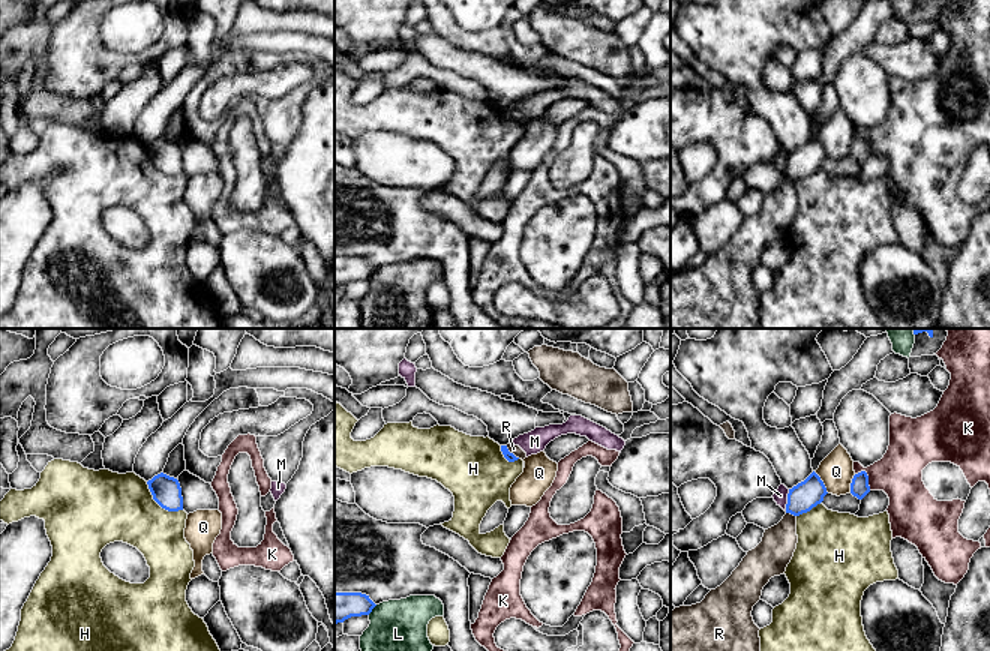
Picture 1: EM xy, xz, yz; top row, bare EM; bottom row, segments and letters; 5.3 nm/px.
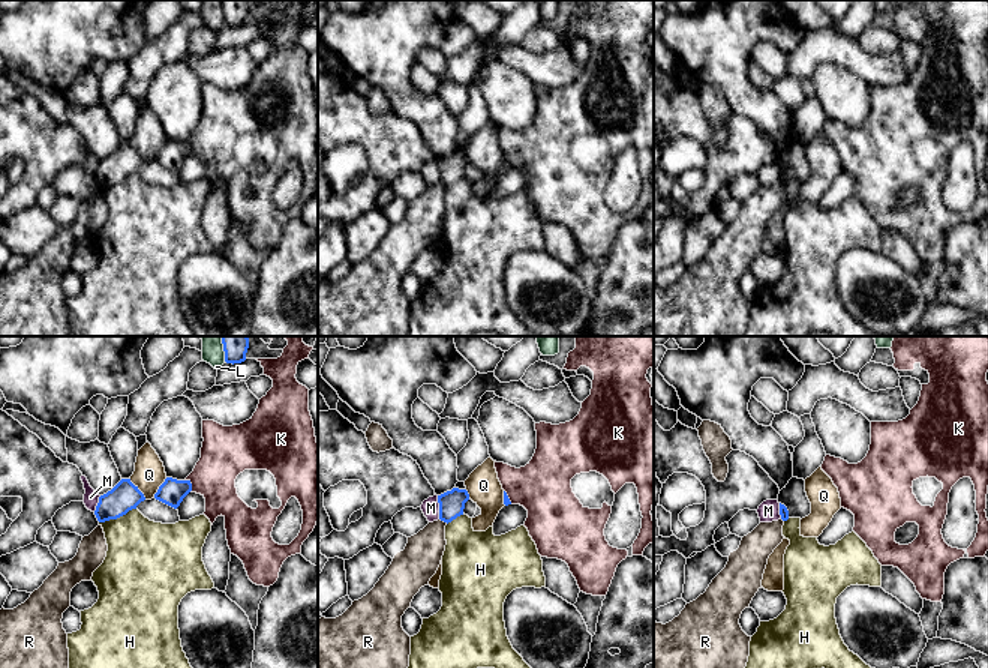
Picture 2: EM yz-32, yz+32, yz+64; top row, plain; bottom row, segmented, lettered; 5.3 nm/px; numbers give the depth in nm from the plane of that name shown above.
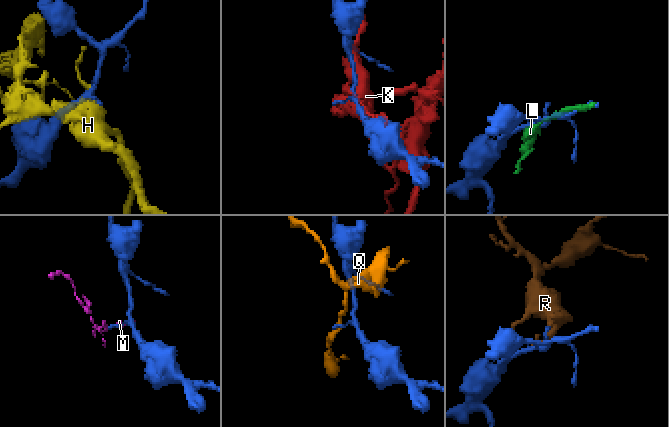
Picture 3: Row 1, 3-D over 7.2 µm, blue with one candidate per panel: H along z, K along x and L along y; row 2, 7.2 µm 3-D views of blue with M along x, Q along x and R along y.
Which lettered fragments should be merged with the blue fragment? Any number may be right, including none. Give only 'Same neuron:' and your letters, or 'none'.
Same neuron: none

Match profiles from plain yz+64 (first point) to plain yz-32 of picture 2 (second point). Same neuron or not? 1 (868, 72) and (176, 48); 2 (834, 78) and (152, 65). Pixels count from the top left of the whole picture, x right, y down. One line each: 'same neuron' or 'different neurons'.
1: different neurons
2: different neurons

